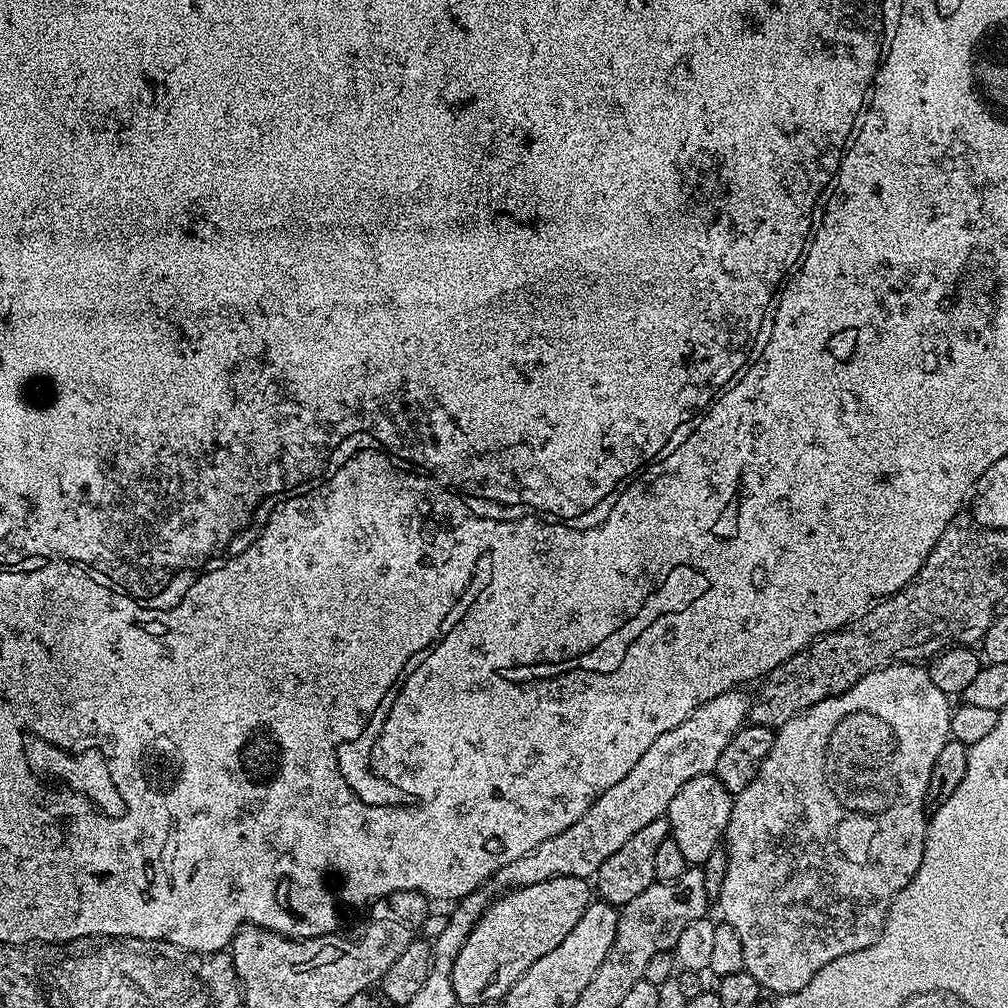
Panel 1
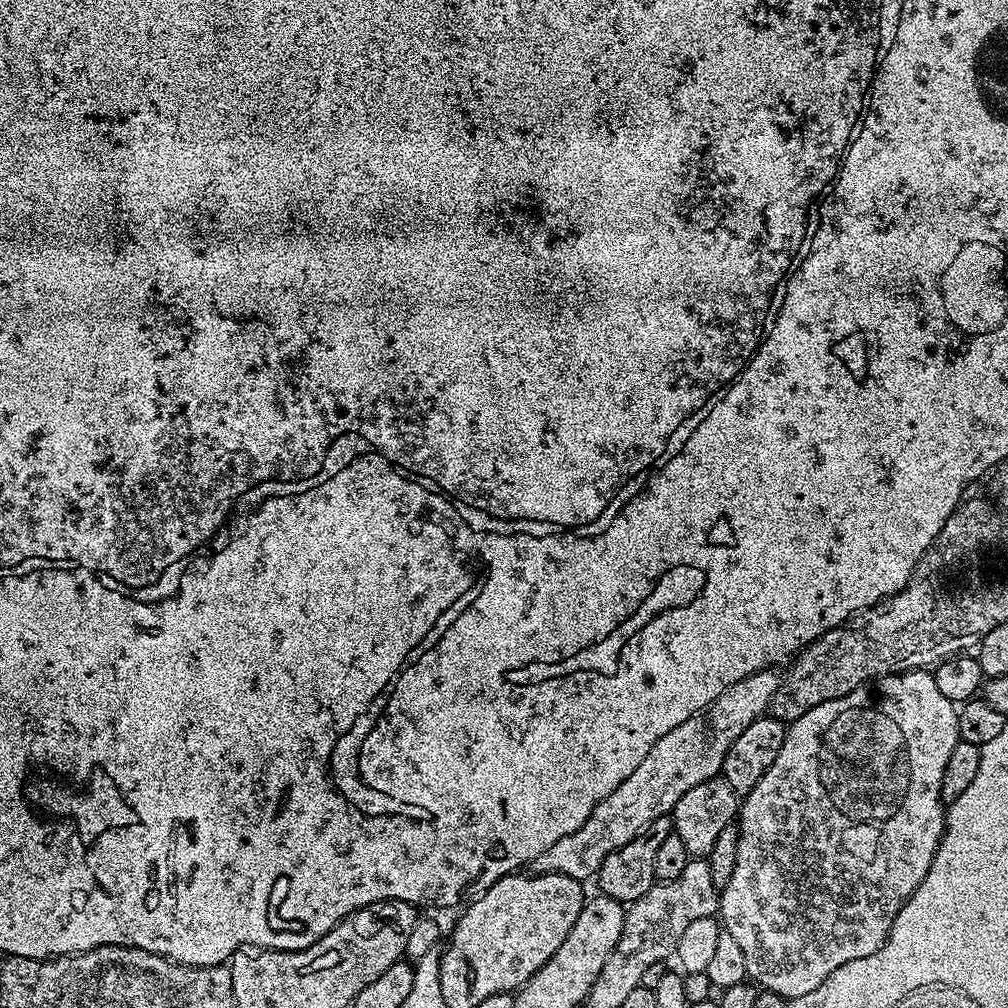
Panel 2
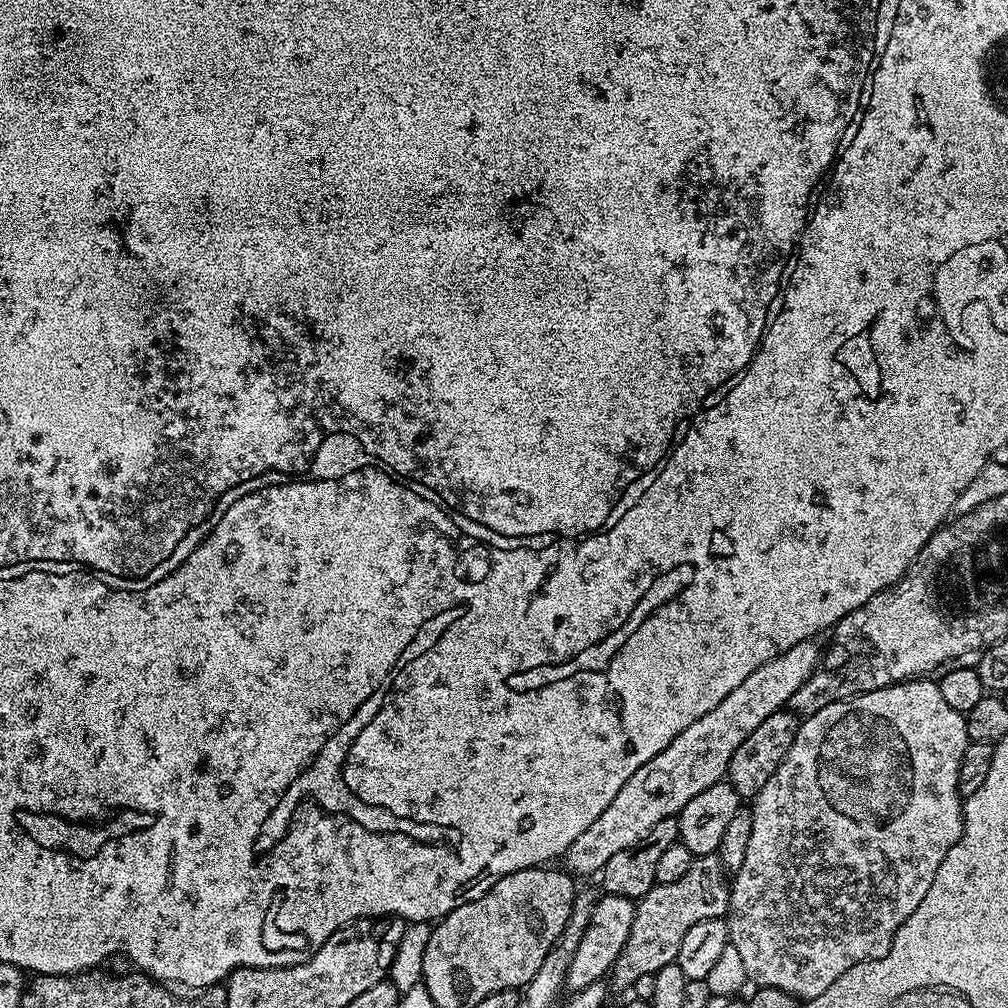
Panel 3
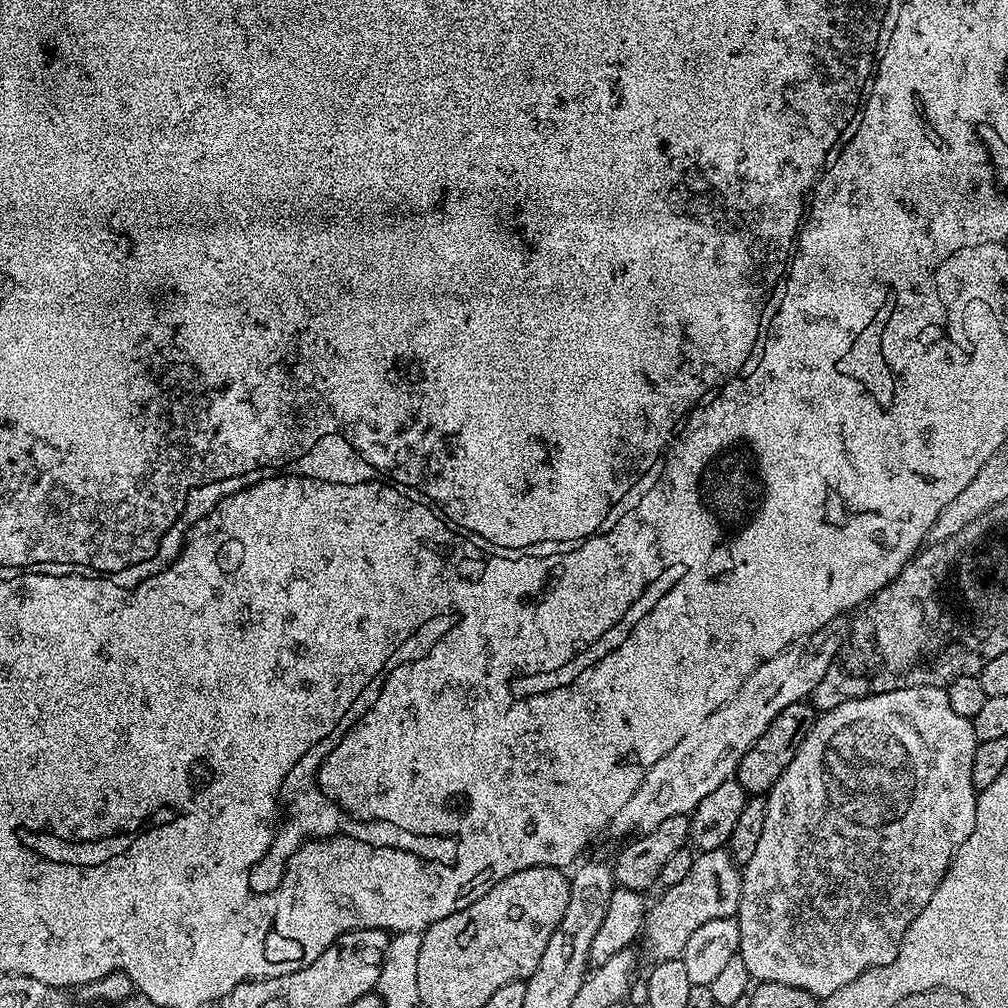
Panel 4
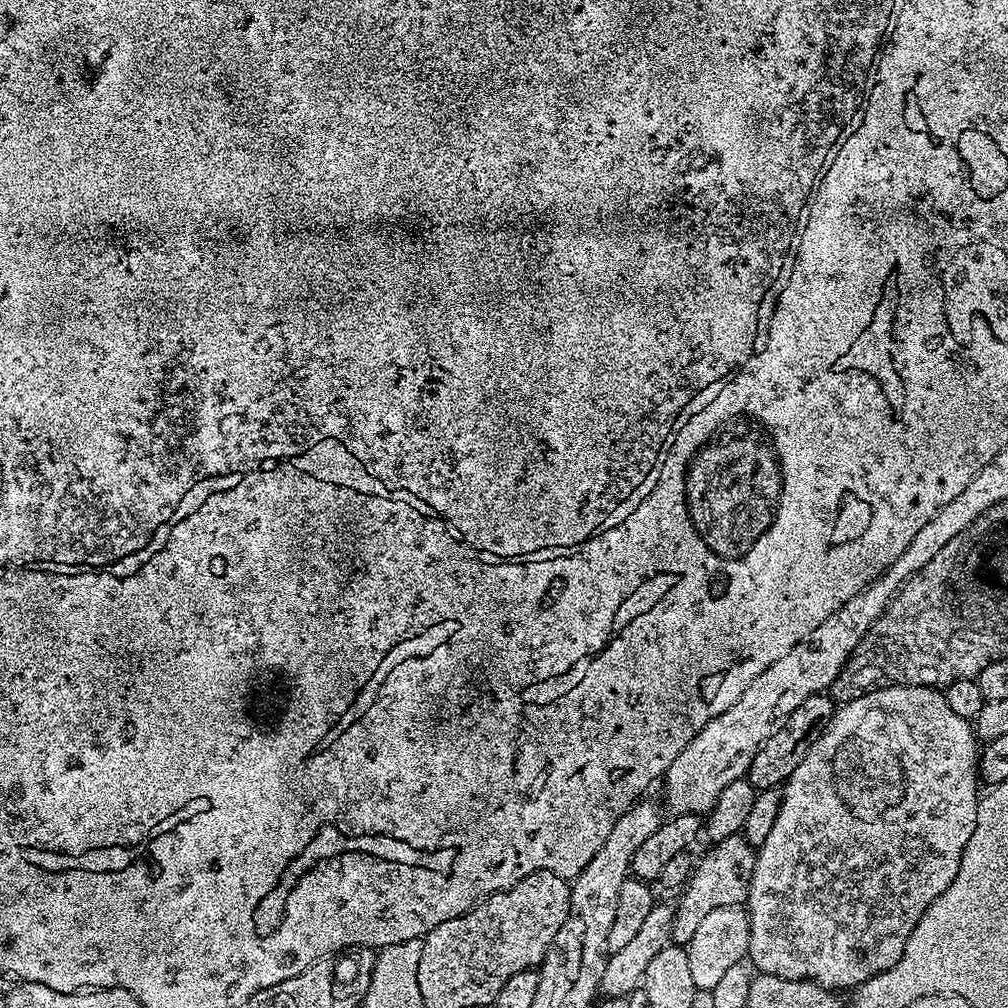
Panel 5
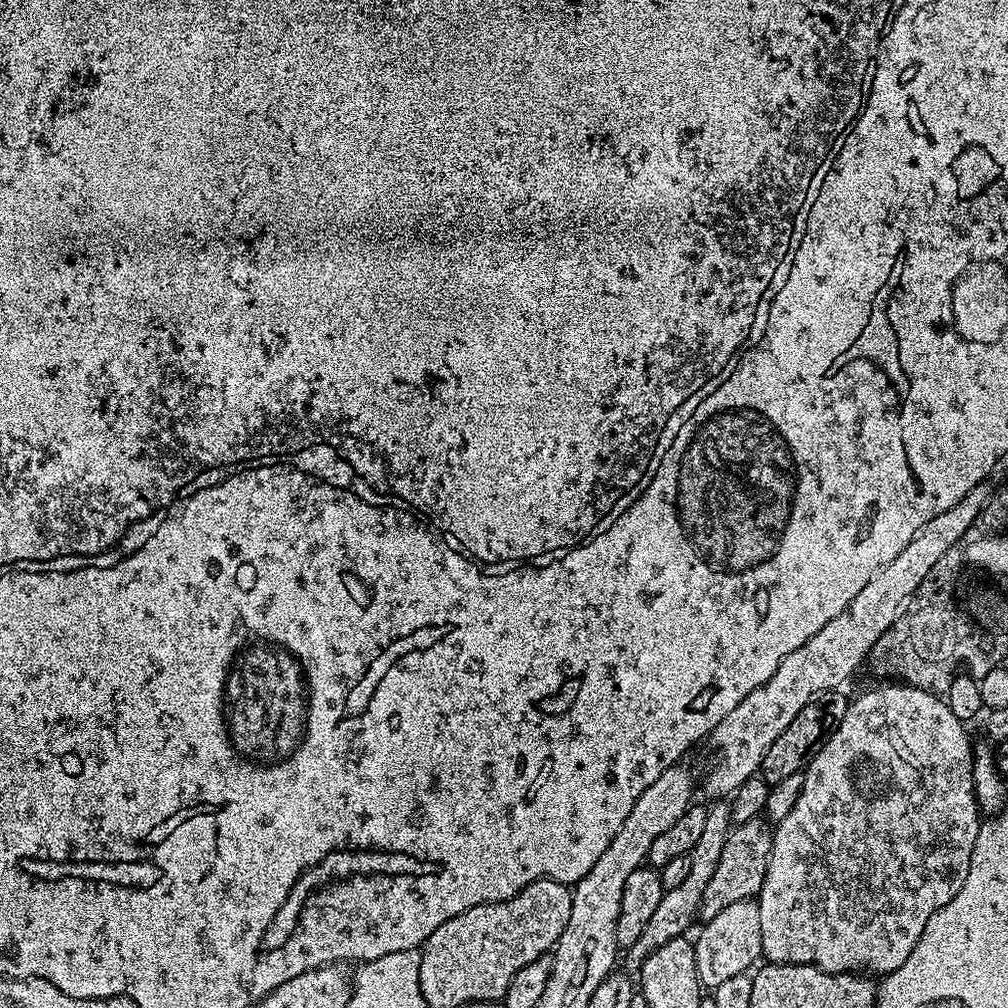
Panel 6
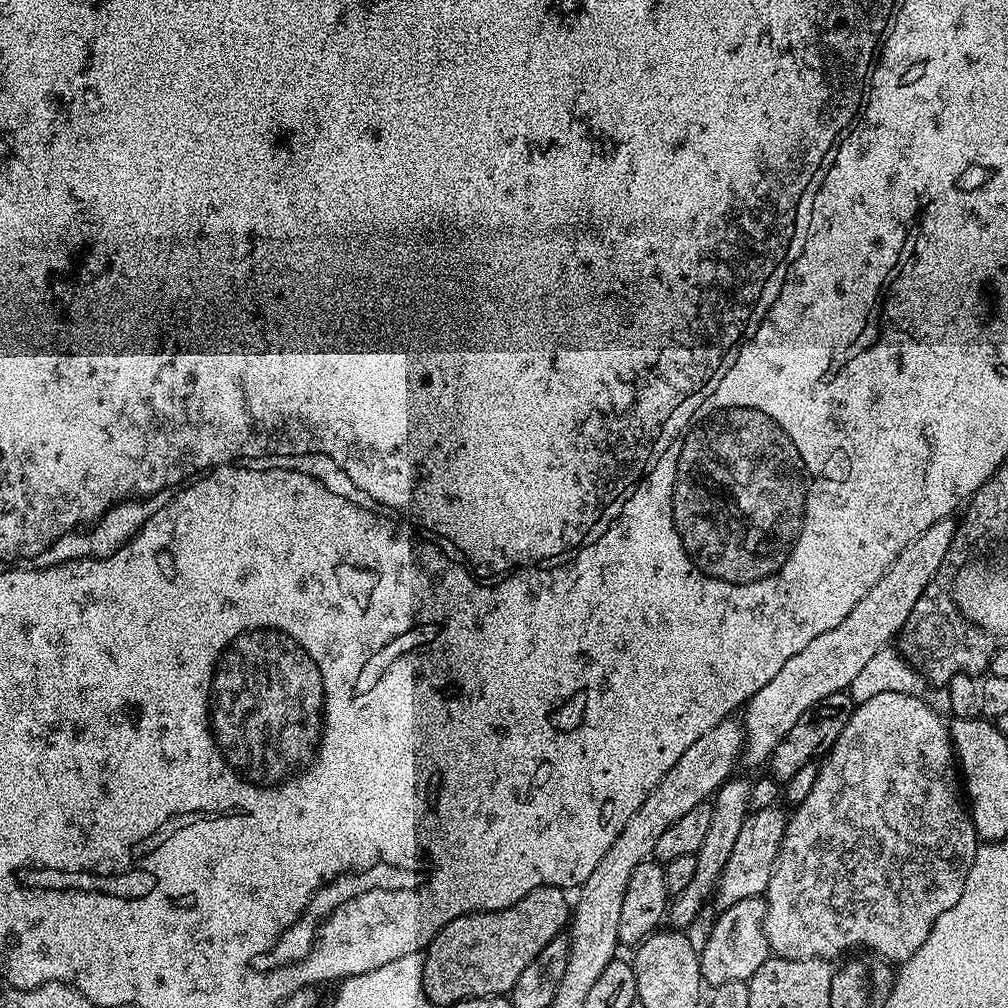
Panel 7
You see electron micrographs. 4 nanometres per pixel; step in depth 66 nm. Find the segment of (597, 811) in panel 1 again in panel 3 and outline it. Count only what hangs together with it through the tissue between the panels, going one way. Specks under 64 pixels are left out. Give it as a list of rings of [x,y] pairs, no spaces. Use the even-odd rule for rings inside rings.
[[[815,639],[803,640],[798,642],[798,646],[786,650],[778,658],[758,666],[758,670],[754,670],[754,674],[750,674],[750,678],[746,678],[746,682],[742,682],[742,686],[730,690],[730,694],[726,694],[726,698],[722,698],[722,702],[718,702],[718,706],[714,706],[714,710],[710,710],[710,714],[702,714],[702,718],[698,722],[686,726],[686,730],[682,730],[682,734],[678,734],[678,738],[674,738],[674,742],[670,742],[670,746],[666,746],[666,750],[662,750],[654,758],[650,758],[650,762],[646,762],[646,766],[638,769],[634,778],[630,778],[630,782],[626,782],[626,786],[622,786],[622,790],[618,790],[614,802],[610,802],[610,806],[606,806],[603,814],[594,818],[594,822],[590,826],[586,826],[586,830],[578,836],[574,846],[570,846],[570,850],[564,853],[563,867],[577,877],[592,876],[595,872],[596,875],[603,873],[606,862],[610,862],[610,858],[614,858],[614,854],[626,850],[626,846],[634,846],[638,842],[642,842],[642,838],[646,838],[646,834],[650,834],[650,830],[654,830],[654,826],[658,826],[658,822],[662,822],[662,818],[679,817],[682,806],[686,806],[686,802],[690,802],[690,798],[694,798],[694,794],[702,794],[702,790],[706,790],[706,786],[721,783],[728,775],[730,758],[734,754],[734,750],[738,750],[738,746],[742,746],[745,738],[765,718],[770,718],[770,714],[781,711],[787,705],[788,699],[808,681],[822,655],[821,645],[818,646],[816,643]]]

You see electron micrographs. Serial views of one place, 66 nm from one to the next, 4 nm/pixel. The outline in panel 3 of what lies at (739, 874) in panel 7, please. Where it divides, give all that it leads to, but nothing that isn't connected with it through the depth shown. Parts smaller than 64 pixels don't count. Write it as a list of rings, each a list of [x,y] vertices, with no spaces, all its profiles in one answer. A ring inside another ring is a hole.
[[[716,854],[695,857],[690,870],[678,882],[654,885],[636,904],[634,926],[630,938],[626,938],[626,946],[622,946],[622,954],[618,954],[612,966],[611,983],[628,990],[642,974],[656,975],[662,966],[676,963],[682,938],[686,938],[690,926],[698,926],[703,920],[721,919],[727,913],[729,891],[729,877]]]

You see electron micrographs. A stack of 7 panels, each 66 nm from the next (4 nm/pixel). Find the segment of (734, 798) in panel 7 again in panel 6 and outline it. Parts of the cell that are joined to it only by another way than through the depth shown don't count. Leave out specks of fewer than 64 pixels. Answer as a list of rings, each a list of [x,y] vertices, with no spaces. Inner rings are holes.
[[[716,800],[712,804],[707,807],[705,829],[702,830],[701,837],[698,838],[698,842],[689,852],[691,866],[685,881],[664,892],[661,902],[658,902],[658,907],[654,910],[653,917],[646,922],[641,937],[630,944],[625,951],[627,952],[626,964],[632,968],[630,970],[638,970],[649,957],[649,954],[658,950],[658,947],[664,946],[666,942],[670,942],[678,936],[685,935],[689,931],[688,928],[693,922],[698,908],[703,905],[706,886],[709,885],[710,878],[717,870],[718,860],[722,856],[722,850],[725,849],[726,841],[728,841],[728,833],[732,829],[731,805],[724,800]]]

